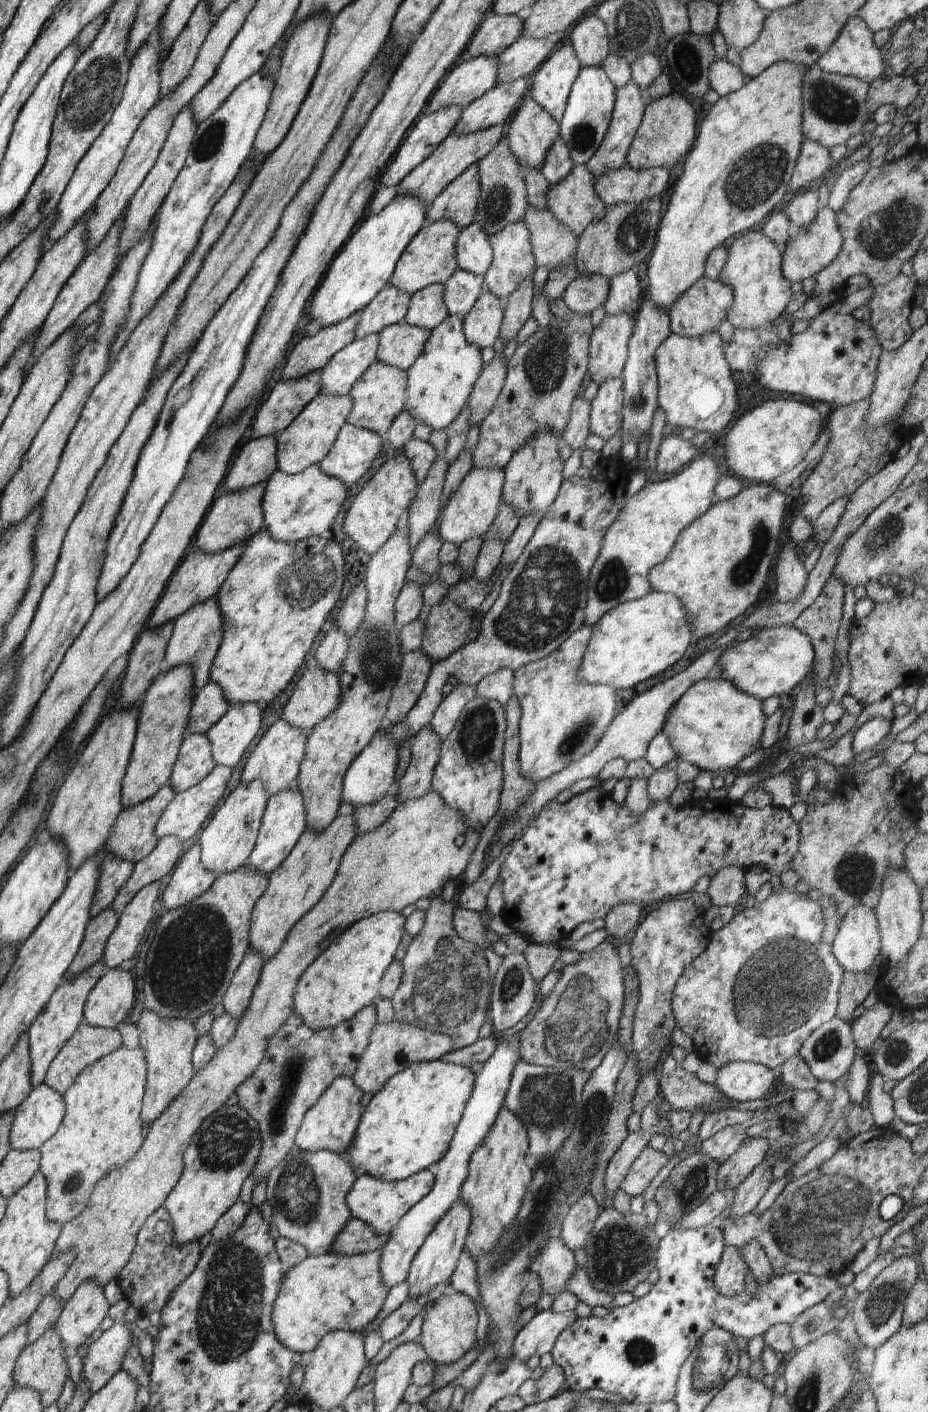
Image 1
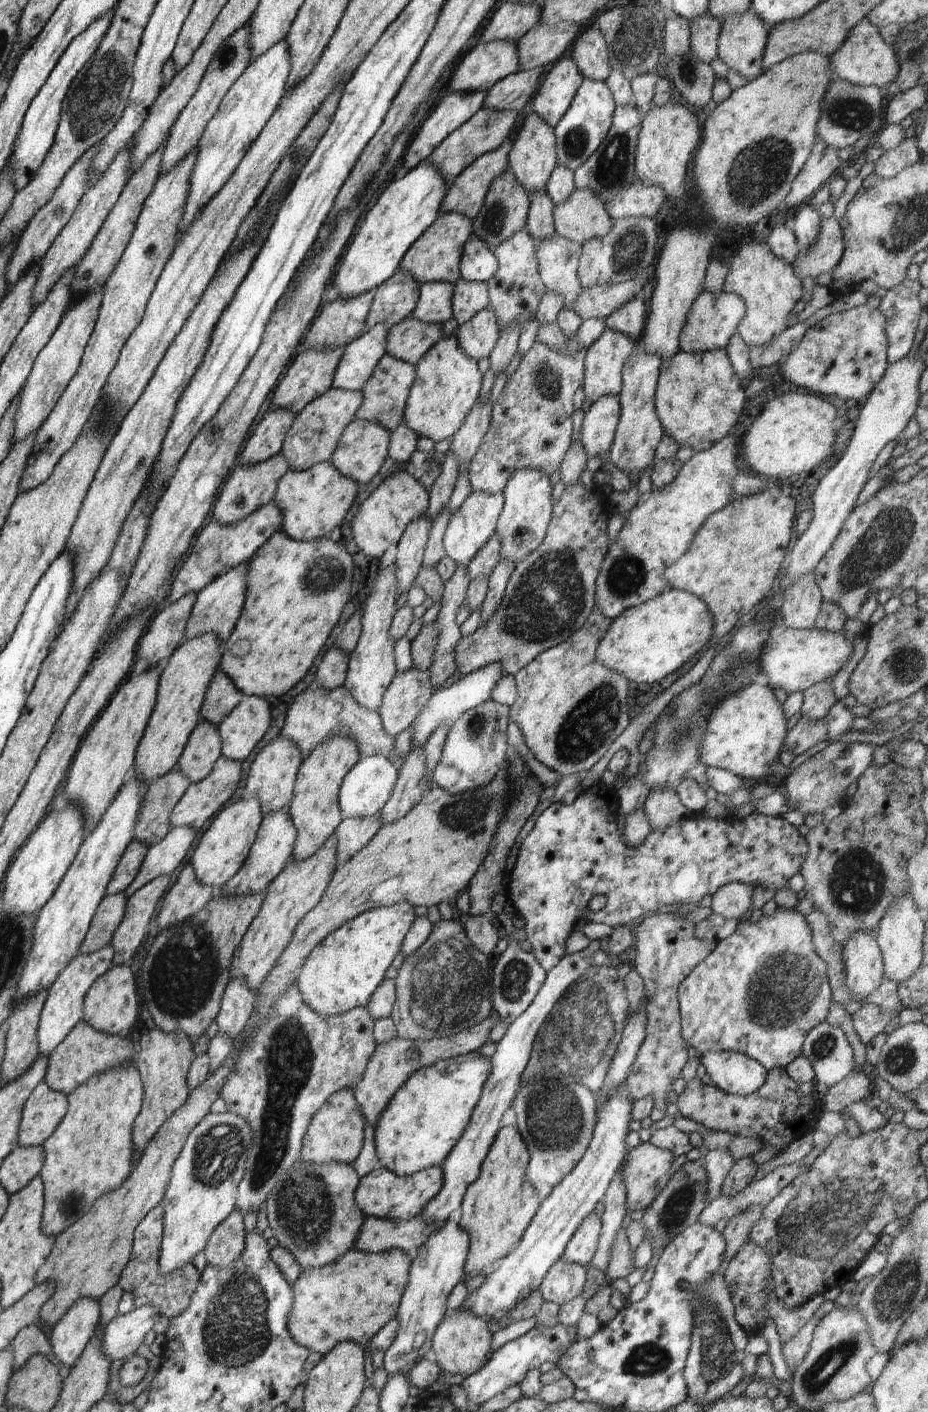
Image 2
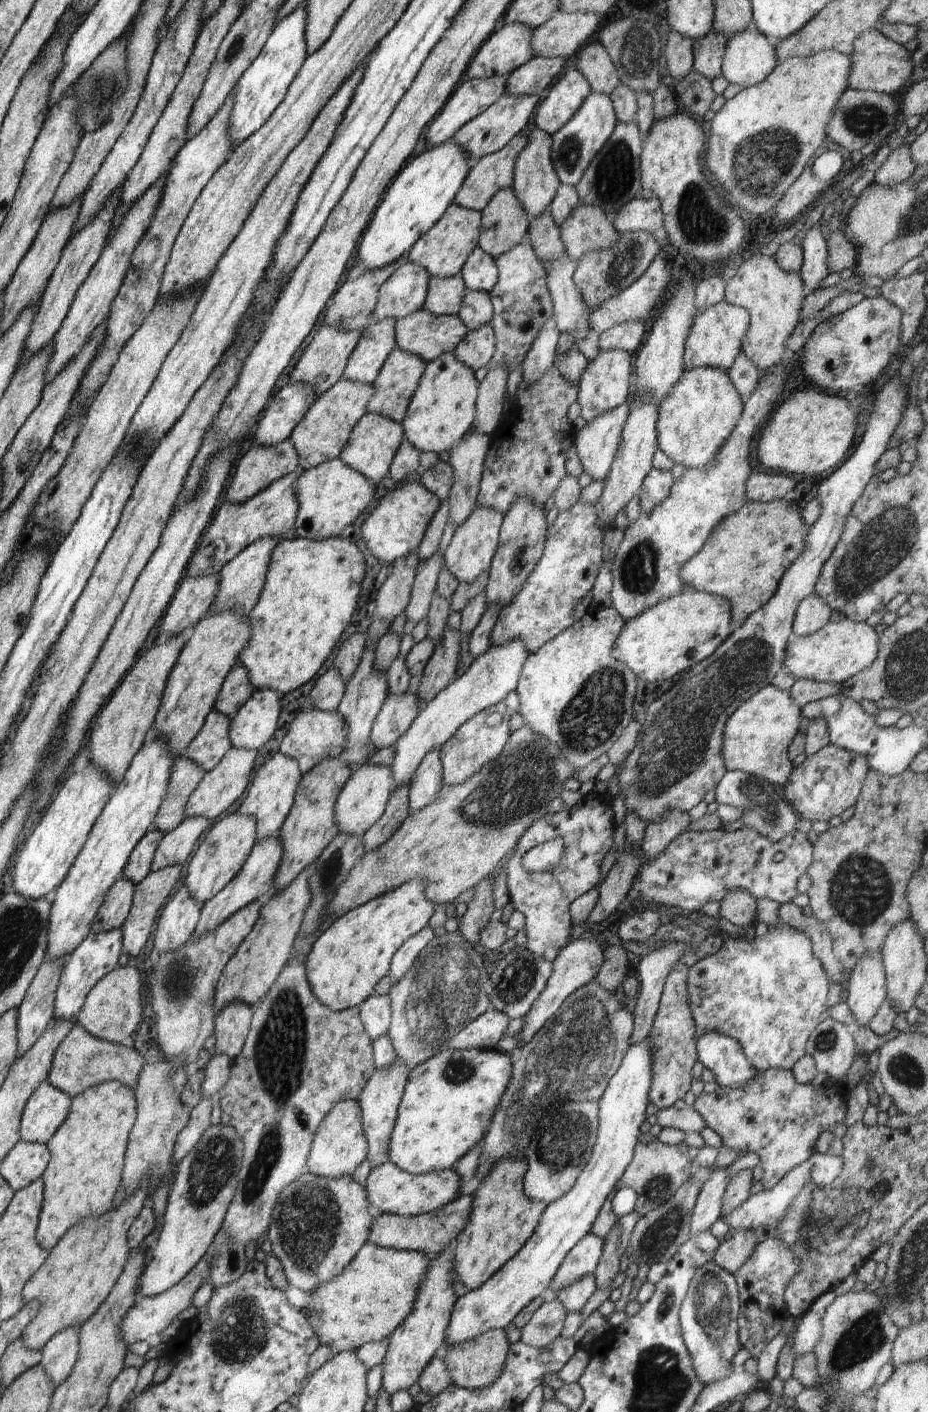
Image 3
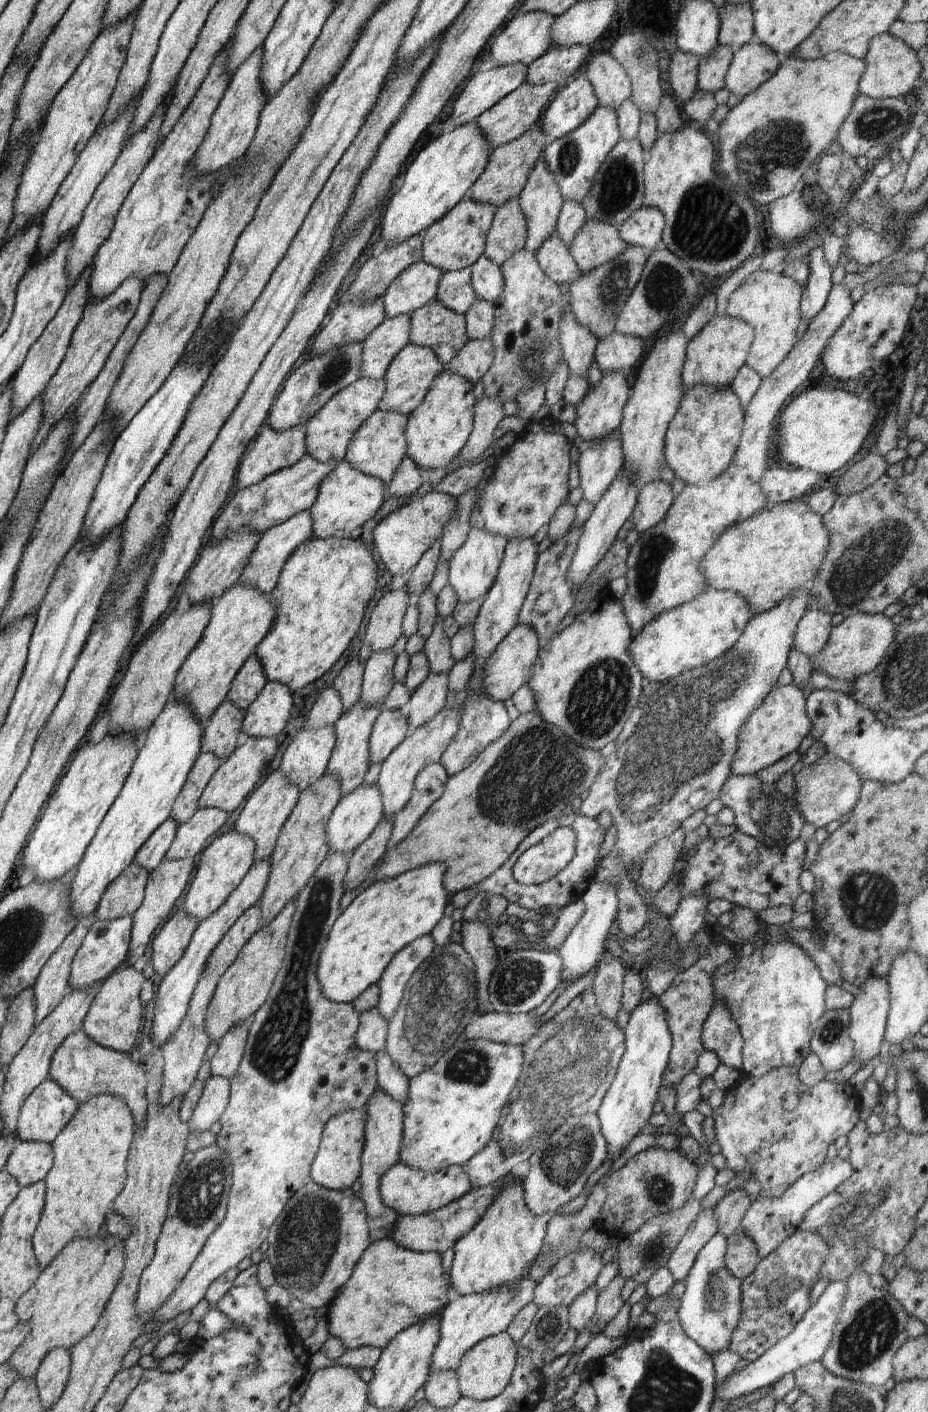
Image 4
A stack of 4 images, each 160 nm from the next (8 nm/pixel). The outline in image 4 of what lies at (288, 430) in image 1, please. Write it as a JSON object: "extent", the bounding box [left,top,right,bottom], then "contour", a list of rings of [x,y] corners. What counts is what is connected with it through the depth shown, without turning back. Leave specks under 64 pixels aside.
{"extent":[304,377,386,462],"contour":[[[360,377],[356,382],[334,394],[310,420],[304,424],[305,451],[318,462],[341,461],[350,439],[357,428],[376,410],[386,390],[384,379],[365,379]]]}

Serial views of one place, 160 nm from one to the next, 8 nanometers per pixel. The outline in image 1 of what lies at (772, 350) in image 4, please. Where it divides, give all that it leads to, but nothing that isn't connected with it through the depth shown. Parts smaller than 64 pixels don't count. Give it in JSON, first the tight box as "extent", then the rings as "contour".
{"extent":[719,231,793,330],"contour":[[[749,231],[747,234],[744,234],[743,236],[740,236],[740,238],[736,239],[732,246],[730,246],[730,248],[727,249],[727,261],[726,264],[723,266],[723,269],[720,271],[719,279],[724,284],[730,285],[733,290],[733,301],[727,312],[727,319],[731,322],[731,325],[733,327],[748,330],[756,330],[758,327],[761,327],[763,324],[766,324],[767,322],[776,321],[784,312],[786,312],[787,305],[790,302],[793,292],[790,290],[790,285],[792,283],[782,274],[781,264],[782,249],[778,247],[775,243],[773,243],[772,240],[770,240],[762,231]]]}

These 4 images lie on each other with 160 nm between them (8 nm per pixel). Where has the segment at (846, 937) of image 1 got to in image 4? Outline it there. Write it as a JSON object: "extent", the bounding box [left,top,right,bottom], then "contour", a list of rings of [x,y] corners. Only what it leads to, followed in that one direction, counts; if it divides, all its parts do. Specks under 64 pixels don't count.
{"extent":[848,977,889,1064],"contour":[[[868,977],[860,986],[860,993],[853,997],[848,1010],[850,1024],[849,1035],[854,1043],[854,1060],[867,1064],[872,1058],[878,1056],[880,1044],[885,1038],[885,1028],[889,1013],[889,984],[883,977]]]}

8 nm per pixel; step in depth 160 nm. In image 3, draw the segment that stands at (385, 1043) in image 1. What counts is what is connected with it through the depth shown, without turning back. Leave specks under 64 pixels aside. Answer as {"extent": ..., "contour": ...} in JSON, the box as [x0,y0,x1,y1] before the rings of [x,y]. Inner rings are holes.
{"extent":[358,1008,511,1168],"contour":[[[492,1008],[467,1024],[456,1036],[444,1041],[439,1050],[462,1050],[477,1048],[492,1050],[504,1038],[511,1017]],[[400,1059],[386,1068],[376,1068],[366,1086],[362,1089],[358,1106],[361,1108],[362,1128],[369,1146],[368,1160],[371,1168],[387,1163],[389,1158],[390,1138],[396,1120],[397,1110],[404,1094],[404,1089],[409,1078],[409,1066],[406,1066]]]}

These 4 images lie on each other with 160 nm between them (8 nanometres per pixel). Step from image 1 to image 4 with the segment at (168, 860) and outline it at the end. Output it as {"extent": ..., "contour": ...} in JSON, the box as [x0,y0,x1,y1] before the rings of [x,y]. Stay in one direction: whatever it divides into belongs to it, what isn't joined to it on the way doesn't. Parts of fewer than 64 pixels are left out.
{"extent":[164,809,230,859],"contour":[[[198,809],[188,822],[182,823],[166,851],[164,859],[194,859],[205,848],[204,844],[222,828],[230,814],[222,809]]]}

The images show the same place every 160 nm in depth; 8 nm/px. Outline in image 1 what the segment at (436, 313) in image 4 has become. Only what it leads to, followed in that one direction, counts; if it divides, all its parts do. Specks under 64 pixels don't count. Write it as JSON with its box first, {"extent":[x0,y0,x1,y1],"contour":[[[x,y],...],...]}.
{"extent":[377,322,430,371],"contour":[[[406,322],[394,323],[379,332],[377,361],[407,371],[430,336],[428,329],[421,329]]]}

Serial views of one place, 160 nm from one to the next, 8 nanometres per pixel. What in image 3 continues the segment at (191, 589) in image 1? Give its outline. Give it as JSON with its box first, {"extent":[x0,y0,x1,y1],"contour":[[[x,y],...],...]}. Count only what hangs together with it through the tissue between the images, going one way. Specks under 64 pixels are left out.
{"extent":[181,466,303,582],"contour":[[[298,466],[294,472],[275,480],[263,491],[255,494],[243,503],[224,502],[206,526],[192,555],[181,582],[190,577],[218,575],[223,565],[238,556],[247,546],[254,544],[262,537],[280,537],[294,528],[299,509],[293,489],[293,482],[302,474],[303,468]]]}

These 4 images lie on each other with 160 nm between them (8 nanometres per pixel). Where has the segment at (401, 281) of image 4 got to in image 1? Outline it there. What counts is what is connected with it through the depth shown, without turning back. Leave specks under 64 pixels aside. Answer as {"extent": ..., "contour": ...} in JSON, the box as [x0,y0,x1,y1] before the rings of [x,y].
{"extent":[355,284,410,339],"contour":[[[388,284],[368,306],[361,310],[360,320],[355,326],[355,338],[361,339],[371,334],[379,334],[391,324],[404,322],[410,297],[407,292]]]}

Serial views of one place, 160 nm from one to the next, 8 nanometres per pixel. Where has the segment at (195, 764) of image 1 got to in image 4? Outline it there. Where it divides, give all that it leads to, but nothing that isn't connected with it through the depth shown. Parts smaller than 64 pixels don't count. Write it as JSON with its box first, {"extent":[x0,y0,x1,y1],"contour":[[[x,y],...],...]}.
{"extent":[201,700,246,762],"contour":[[[224,700],[203,726],[201,753],[216,755],[222,762],[238,746],[241,724],[246,709],[240,710],[233,702]]]}

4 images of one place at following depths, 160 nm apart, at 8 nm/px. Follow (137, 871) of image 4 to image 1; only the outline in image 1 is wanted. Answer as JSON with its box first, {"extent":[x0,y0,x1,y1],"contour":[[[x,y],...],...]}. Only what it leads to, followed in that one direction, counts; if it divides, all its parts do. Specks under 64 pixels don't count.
{"extent":[63,907,118,980],"contour":[[[108,907],[88,921],[79,952],[76,953],[74,960],[70,963],[63,980],[77,977],[104,958],[103,952],[106,941],[112,932],[116,930],[118,919],[114,910]]]}

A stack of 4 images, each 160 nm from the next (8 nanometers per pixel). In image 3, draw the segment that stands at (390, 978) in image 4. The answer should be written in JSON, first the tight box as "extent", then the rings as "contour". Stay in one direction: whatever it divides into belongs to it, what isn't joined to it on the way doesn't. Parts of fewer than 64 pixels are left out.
{"extent":[388,924,434,983],"contour":[[[428,924],[402,943],[402,946],[394,953],[389,966],[388,976],[394,983],[410,970],[414,960],[434,937],[434,931]]]}

